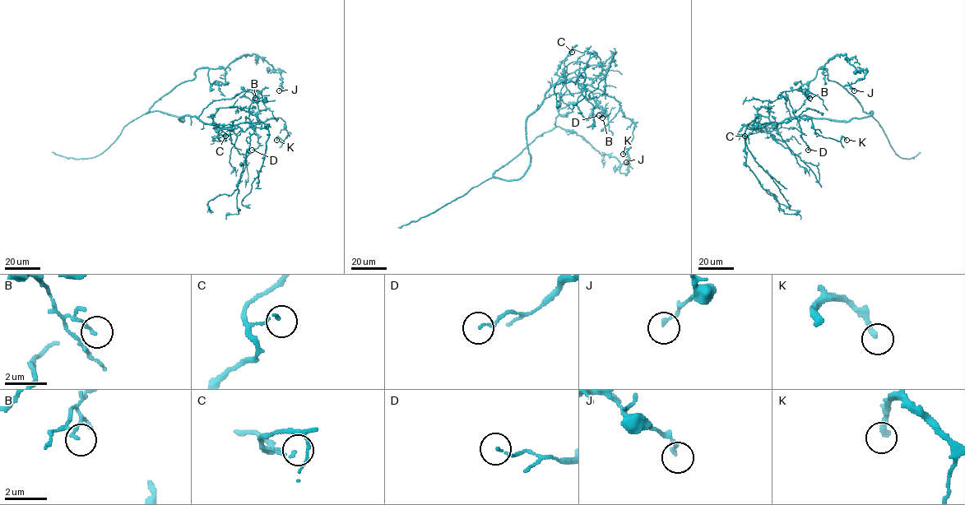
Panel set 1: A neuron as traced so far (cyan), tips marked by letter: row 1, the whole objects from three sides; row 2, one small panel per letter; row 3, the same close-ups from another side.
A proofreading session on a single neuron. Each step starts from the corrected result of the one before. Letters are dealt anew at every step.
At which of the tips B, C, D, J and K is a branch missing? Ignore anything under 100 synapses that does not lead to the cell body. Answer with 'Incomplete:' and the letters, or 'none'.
Incomplete: none

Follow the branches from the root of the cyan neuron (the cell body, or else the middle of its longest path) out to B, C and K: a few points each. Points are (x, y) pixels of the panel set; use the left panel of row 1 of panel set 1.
B: (183, 121), (179, 118), (185, 115), (197, 117), (213, 101), (234, 98), (248, 90), (258, 91), (255, 98)
C: (183, 121), (179, 118), (190, 115), (205, 123), (215, 123), (220, 127), (217, 132), (225, 136)
K: (183, 121), (183, 116), (194, 116), (230, 127), (280, 118), (288, 134), (276, 140)

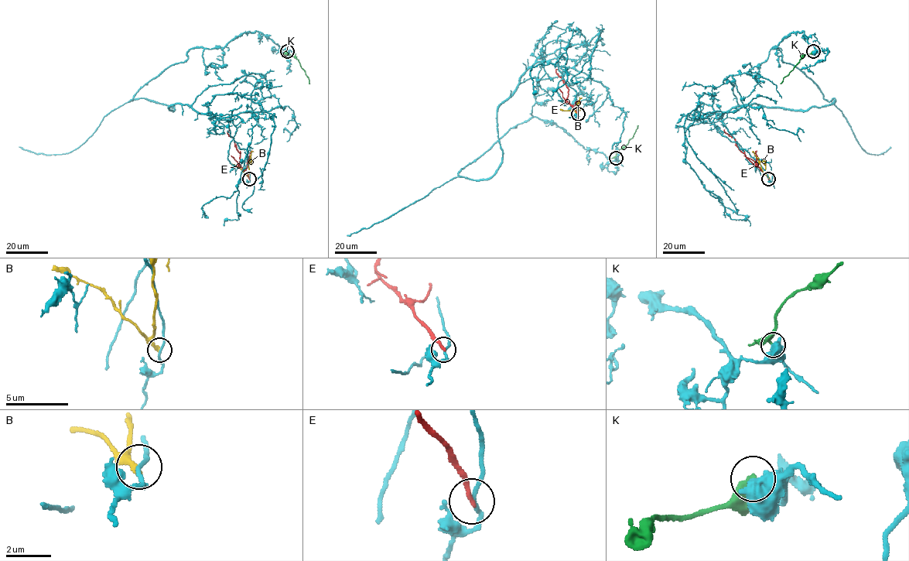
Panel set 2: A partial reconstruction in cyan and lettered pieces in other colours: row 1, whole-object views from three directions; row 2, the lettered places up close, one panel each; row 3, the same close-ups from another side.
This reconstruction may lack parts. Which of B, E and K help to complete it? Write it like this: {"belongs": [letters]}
{"belongs": []}

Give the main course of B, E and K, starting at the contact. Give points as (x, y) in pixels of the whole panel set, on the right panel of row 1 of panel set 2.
B: (768, 178), (753, 152)
E: (768, 179), (739, 149), (733, 138), (724, 129)
K: (813, 51), (804, 55), (780, 83)

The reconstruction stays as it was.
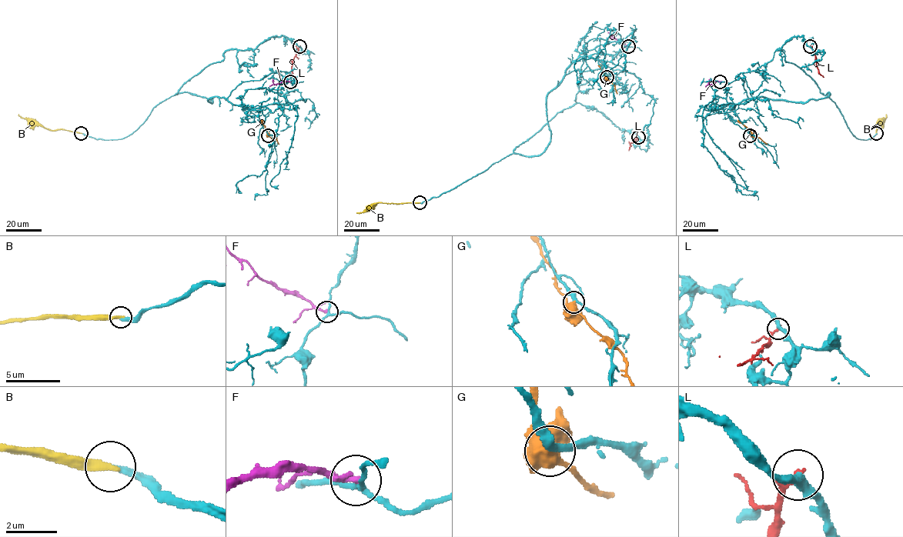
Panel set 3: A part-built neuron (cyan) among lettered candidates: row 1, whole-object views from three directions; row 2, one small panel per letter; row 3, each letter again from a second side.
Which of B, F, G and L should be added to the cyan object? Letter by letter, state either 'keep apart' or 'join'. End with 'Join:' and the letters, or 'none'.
B: join
F: keep apart
G: keep apart
L: keep apart
Join: B

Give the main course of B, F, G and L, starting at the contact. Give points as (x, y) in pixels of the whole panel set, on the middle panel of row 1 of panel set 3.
B: (419, 203), (377, 203), (357, 212)
F: (628, 46), (611, 35), (612, 38)
G: (607, 77), (614, 85), (617, 94)
L: (638, 137), (630, 144), (628, 151)

